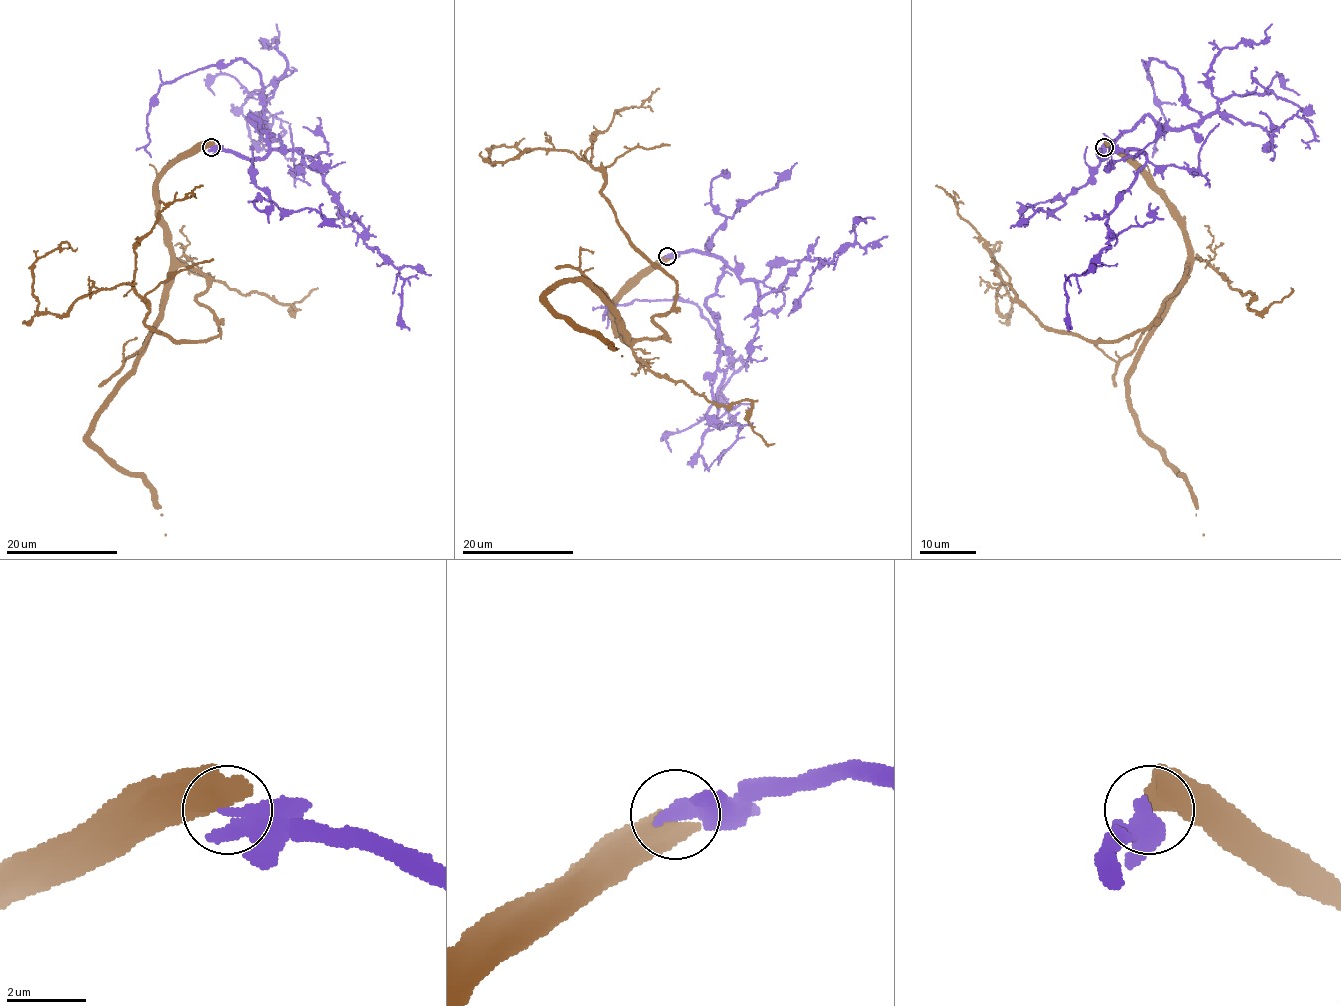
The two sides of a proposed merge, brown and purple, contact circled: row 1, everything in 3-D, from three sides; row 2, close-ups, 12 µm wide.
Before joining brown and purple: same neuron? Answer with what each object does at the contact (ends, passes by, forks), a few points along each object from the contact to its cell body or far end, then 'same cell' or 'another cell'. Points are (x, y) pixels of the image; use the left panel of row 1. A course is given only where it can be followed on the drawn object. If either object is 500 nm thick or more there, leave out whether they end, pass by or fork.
course brown (210, 146), (162, 175), (157, 216), (219, 333), (152, 330), (129, 284), (40, 312), (33, 263), (76, 248); course purple (210, 146), (266, 155), (250, 120), (265, 125), (261, 74), (244, 60), (163, 83), (148, 118), (150, 157); another cell

